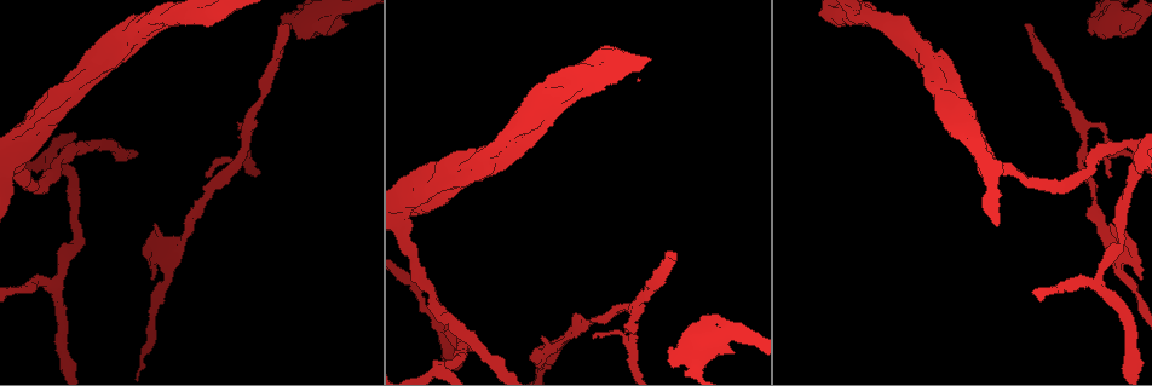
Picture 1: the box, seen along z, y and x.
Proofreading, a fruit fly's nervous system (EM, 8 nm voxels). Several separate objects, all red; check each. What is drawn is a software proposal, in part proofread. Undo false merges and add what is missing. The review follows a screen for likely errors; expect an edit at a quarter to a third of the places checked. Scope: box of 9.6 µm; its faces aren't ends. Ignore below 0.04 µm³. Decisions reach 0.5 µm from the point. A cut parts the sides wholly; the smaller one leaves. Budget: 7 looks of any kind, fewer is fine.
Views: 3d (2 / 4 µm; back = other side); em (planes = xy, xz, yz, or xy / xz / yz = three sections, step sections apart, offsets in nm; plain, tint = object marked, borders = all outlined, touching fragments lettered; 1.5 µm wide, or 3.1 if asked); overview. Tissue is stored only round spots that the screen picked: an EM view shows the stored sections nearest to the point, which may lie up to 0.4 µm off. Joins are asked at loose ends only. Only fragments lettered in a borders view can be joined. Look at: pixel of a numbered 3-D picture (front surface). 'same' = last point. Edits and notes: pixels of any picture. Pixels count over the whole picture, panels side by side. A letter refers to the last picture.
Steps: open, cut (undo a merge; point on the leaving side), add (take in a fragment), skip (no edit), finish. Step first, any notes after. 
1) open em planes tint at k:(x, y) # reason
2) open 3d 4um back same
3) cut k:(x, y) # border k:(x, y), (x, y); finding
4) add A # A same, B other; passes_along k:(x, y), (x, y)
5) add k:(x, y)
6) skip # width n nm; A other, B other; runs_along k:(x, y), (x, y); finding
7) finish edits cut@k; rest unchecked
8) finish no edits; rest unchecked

open em xy step 4 tint at 1:(346, 25)

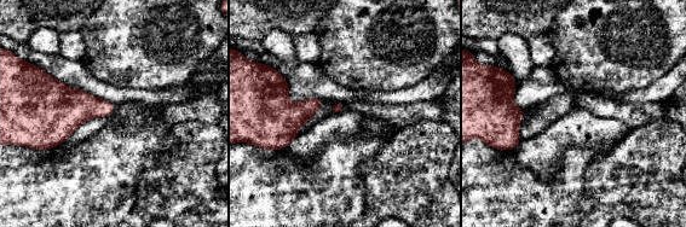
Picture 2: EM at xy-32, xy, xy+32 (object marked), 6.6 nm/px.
open em xy step 4 borders same

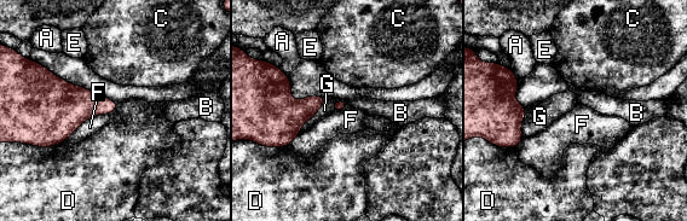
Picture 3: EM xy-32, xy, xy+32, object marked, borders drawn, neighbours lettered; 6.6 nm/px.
skip # A other, B other, C other, D other, E other, F other, G other; none of them fits

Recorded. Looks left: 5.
open em xz step 8 borders at 1:(669, 252) # thin end

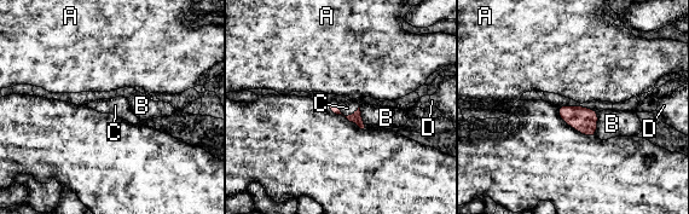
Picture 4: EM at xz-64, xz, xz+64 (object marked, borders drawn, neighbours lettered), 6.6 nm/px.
open em planes borders same # cut it another way

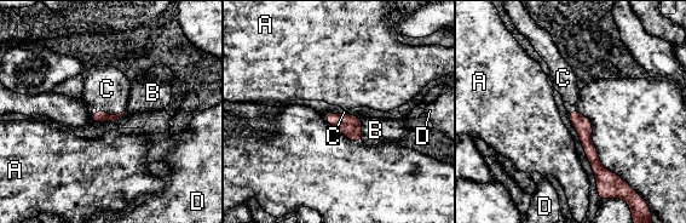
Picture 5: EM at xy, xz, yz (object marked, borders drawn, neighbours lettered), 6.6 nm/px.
add C # longest_contact C 190 nm; A other, B other, C same, D other; passes_along 5:(99, 116), (111, 115), (107, 89); the cell continues

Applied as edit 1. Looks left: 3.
open overview

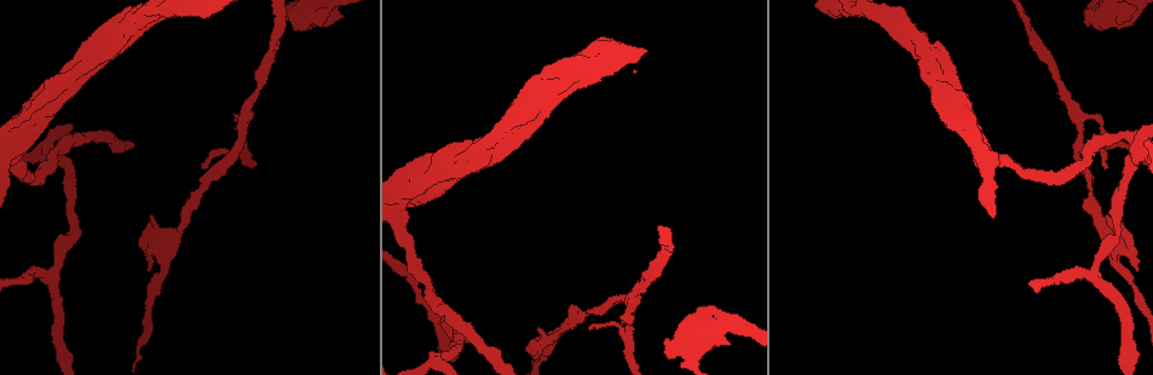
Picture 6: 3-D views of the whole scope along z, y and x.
open 3d 2um at 6:(1076, 118) # a fork

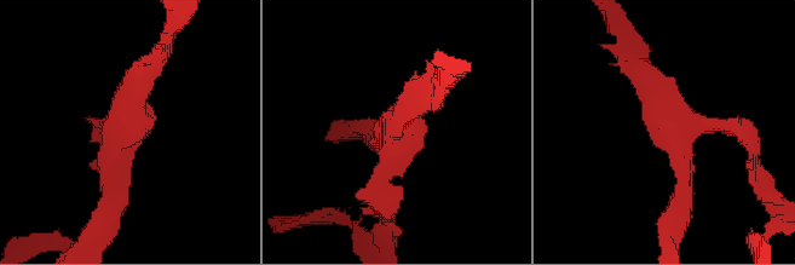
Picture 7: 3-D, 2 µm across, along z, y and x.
open em planes borders at 7:(401, 139)

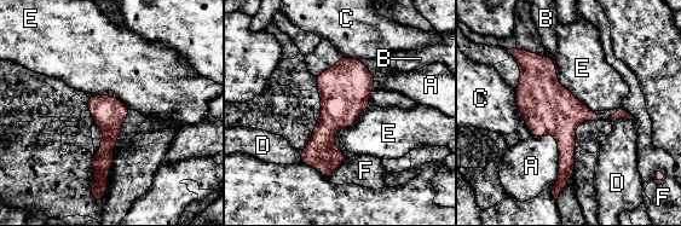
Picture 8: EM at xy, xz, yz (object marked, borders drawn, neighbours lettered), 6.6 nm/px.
skip # longest_contact E 460 nm; A other, B other, C other, D other, E other, F other; runs_along 8:(514, 52), (561, 121), (563, 183); continuous, no second cell

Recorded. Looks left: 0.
finish edits add@5; rest unchecked

